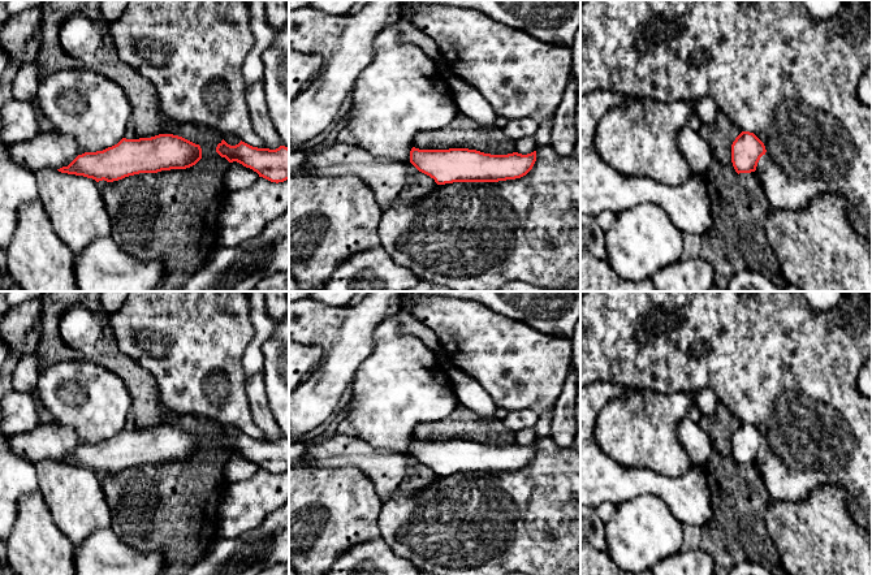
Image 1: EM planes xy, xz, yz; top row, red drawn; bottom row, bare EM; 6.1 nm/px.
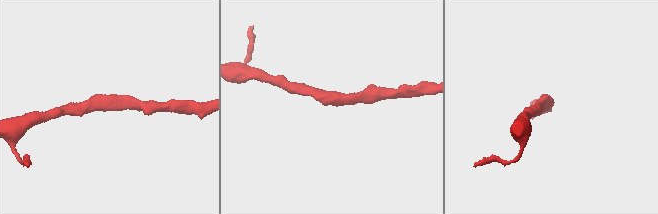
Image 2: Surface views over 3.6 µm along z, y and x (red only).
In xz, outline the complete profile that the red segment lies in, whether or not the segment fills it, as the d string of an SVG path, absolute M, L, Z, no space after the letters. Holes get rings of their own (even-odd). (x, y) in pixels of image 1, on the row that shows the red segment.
M413 147L410 163L437 185L453 182L498 182L526 176L536 161L536 151L522 155L491 155L469 148L419 150Z

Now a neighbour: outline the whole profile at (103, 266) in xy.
M112 237L98 238L86 250L74 255L73 269L79 291L154 291L168 277L161 263L141 263L125 254Z

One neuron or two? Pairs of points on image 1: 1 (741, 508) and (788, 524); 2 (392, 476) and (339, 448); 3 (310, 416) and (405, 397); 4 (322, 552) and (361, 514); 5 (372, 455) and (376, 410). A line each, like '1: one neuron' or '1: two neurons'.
1: two neurons
2: one neuron
3: two neurons
4: one neuron
5: two neurons

